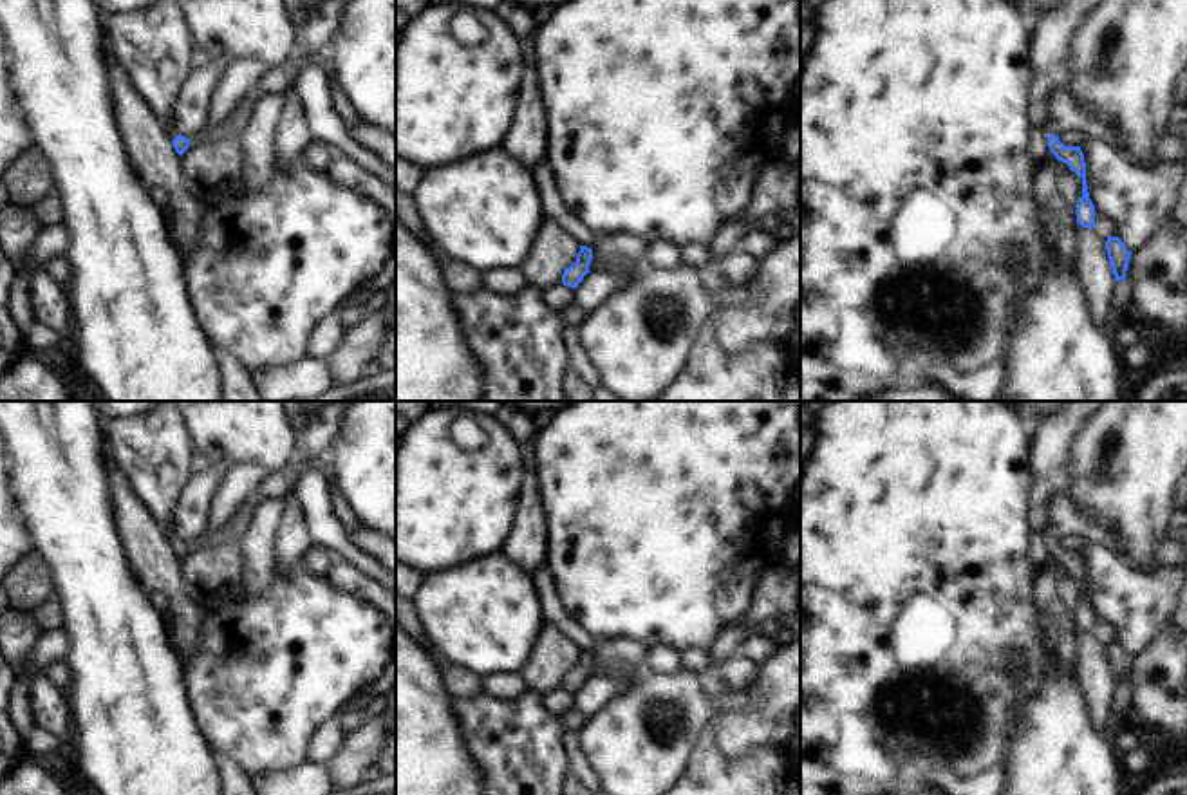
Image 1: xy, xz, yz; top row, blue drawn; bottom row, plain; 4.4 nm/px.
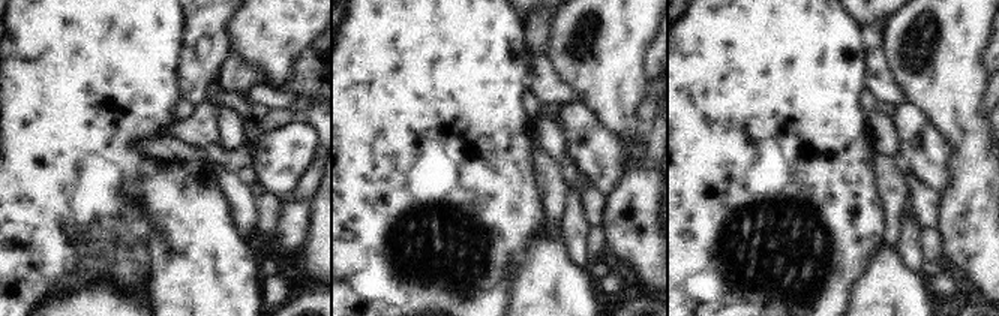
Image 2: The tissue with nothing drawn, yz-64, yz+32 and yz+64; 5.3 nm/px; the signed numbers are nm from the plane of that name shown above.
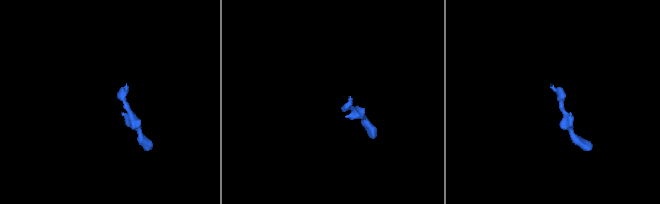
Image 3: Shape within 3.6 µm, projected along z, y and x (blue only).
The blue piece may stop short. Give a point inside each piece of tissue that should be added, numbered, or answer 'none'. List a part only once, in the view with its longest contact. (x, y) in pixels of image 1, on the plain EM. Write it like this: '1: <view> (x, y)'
1: xy (152, 450)

